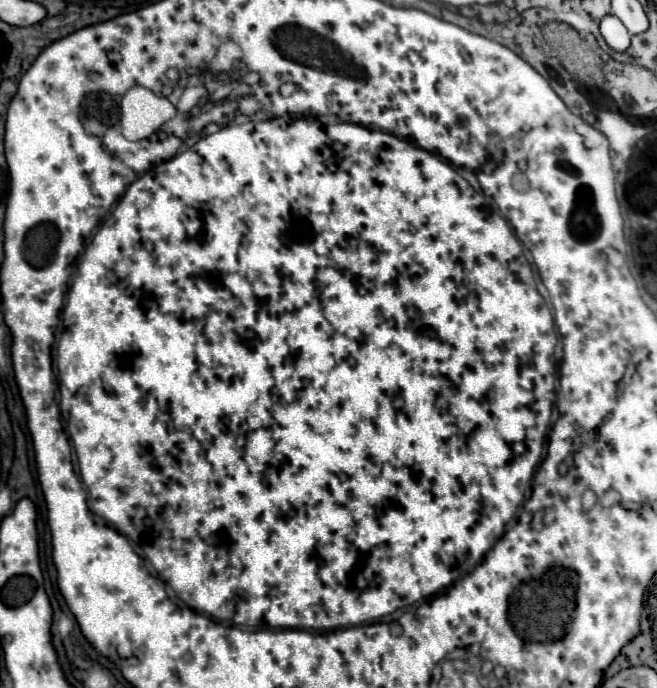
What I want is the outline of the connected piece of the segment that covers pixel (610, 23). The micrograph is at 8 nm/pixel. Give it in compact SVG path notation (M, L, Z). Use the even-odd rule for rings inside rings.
M614 13L602 17L600 33L606 39L606 43L616 51L626 51L630 47L630 33L626 31L626 27L622 27L622 21Z

